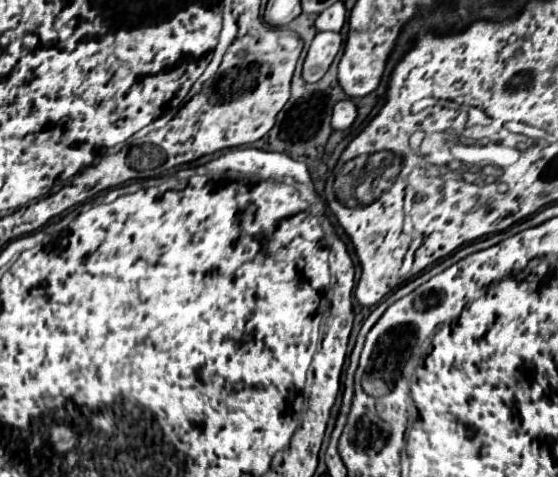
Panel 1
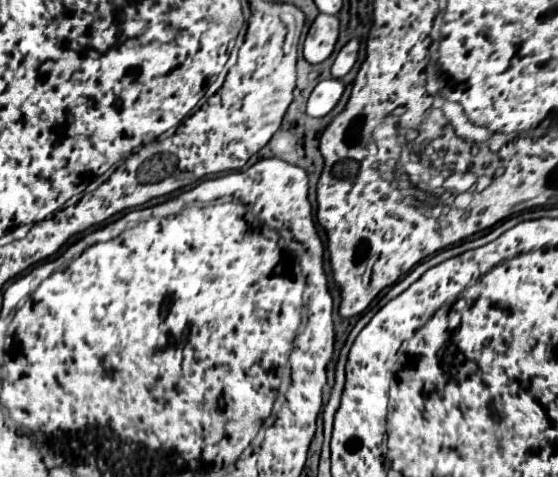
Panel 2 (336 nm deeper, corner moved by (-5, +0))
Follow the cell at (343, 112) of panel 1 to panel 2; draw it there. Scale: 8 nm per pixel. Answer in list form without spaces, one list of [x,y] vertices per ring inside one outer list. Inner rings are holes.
[[[323,79],[315,85],[311,91],[311,97],[307,101],[307,115],[309,117],[323,117],[327,115],[337,101],[341,99],[345,87],[339,79]]]

